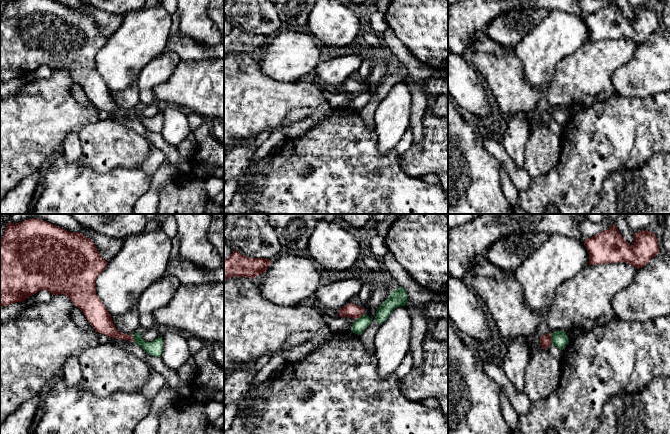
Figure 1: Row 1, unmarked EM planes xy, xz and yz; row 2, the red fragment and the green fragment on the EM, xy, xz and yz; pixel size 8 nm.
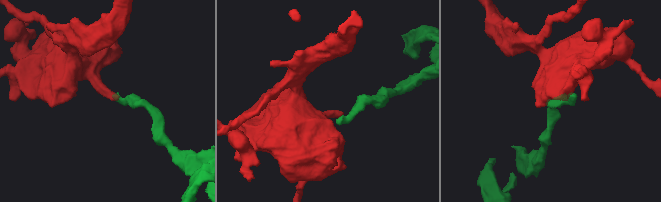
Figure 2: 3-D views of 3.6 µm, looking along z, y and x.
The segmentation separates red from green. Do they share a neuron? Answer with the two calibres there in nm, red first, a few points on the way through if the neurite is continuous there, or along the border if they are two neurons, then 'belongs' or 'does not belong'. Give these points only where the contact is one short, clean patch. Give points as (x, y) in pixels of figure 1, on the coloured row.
90/120 nm | along yz (550, 333), (552, 342) | does not belong

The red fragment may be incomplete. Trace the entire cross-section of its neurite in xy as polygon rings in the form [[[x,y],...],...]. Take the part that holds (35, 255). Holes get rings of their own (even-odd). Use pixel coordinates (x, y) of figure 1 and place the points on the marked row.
[[[32,218],[19,223],[9,222],[5,227],[4,236],[0,239],[0,307],[23,302],[26,298],[40,290],[47,290],[52,295],[66,295],[85,315],[95,331],[109,337],[134,342],[133,335],[119,332],[96,294],[96,280],[106,268],[104,260],[96,249],[92,239],[79,232],[69,232],[41,219]]]

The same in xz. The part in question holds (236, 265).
[[[234,250],[224,260],[224,280],[231,277],[248,277],[254,279],[256,276],[266,272],[270,264],[270,259],[249,258]]]

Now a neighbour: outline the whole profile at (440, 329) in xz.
[[[438,320],[433,326],[432,337],[440,342],[448,342],[448,323],[444,320]]]

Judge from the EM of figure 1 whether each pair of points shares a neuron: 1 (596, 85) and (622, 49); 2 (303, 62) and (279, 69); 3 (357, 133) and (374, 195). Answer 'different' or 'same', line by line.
1: same
2: same
3: same

